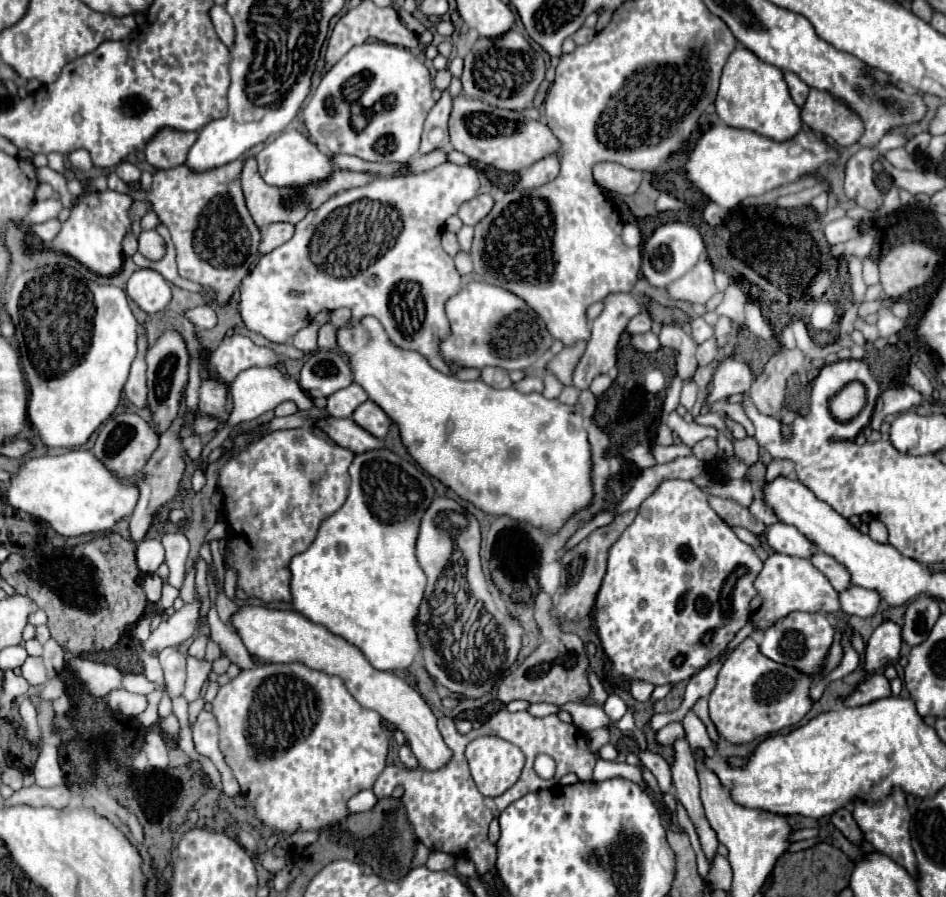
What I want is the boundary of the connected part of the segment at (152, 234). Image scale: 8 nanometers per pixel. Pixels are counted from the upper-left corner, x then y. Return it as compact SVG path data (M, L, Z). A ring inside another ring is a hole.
M150 229L138 235L138 253L142 253L150 261L158 261L164 257L166 245L164 245L164 239L158 235L158 231Z

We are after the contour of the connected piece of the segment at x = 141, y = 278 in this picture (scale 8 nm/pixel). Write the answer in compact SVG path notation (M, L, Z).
M138 269L128 279L128 297L132 297L146 313L164 311L172 299L168 281L154 269Z

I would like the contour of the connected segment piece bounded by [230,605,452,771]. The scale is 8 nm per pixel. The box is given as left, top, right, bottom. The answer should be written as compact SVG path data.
M242 605L230 617L232 629L240 635L242 643L246 645L248 653L266 661L266 663L304 663L312 669L318 669L326 675L340 677L348 693L366 709L378 711L380 717L392 725L396 725L404 735L406 741L416 755L420 767L428 771L436 771L446 765L452 757L452 751L446 747L432 709L414 691L400 675L392 671L378 671L374 669L368 659L348 641L342 637L332 635L326 627L308 621L304 615L296 611L282 611L282 609L268 609L260 605Z

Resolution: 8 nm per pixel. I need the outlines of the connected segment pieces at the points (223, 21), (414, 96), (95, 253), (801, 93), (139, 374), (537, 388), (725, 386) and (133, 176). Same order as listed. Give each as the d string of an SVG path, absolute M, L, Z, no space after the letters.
M214 5L210 11L210 17L212 17L214 29L216 29L218 37L222 39L222 43L226 47L232 47L234 45L234 23L232 23L230 15L226 13L226 9L220 5Z
M362 43L352 47L320 81L316 93L302 109L306 129L314 143L326 153L356 155L374 163L408 163L420 145L422 125L434 107L432 77L408 49L388 43Z
M104 191L104 193L86 193L78 199L76 207L70 211L68 221L62 225L62 231L52 241L54 251L62 251L82 265L86 265L90 271L98 275L114 275L122 269L122 239L126 231L130 229L130 217L128 209L132 205L132 197L116 193L116 191Z
M784 71L784 79L786 79L786 83L788 83L788 89L790 89L790 95L792 95L794 103L796 103L798 107L802 107L804 101L806 101L806 95L808 95L808 91L810 91L810 87L808 87L798 75L794 75L794 73L790 73L790 71Z
M142 329L138 333L138 357L132 363L130 377L124 385L124 393L128 401L138 407L146 407L146 361L144 361L146 349L148 349L148 341L146 341L146 331Z
M528 375L528 377L524 377L522 381L514 383L514 389L520 391L520 393L542 393L544 383L542 383L540 377L530 377L530 375Z
M726 359L714 375L714 389L710 393L710 403L722 401L736 393L746 393L754 381L750 367L738 359Z
M122 161L116 167L116 175L124 181L124 183L138 183L140 181L140 169L128 161Z

